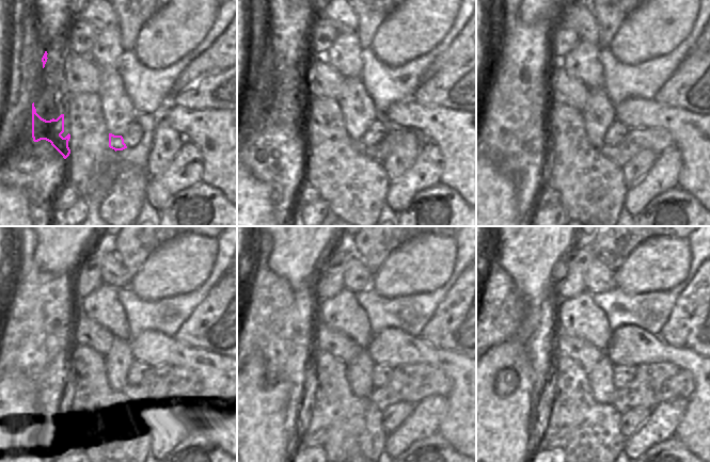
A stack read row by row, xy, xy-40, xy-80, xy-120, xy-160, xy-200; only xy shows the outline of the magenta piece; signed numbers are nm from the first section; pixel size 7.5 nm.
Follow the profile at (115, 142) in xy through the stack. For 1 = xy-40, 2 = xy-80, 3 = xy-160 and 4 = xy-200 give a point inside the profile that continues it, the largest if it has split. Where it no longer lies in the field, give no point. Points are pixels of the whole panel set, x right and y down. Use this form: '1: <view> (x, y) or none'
1: xy-40 (379, 152)
2: xy-80 (657, 140)
3: xy-160 (411, 384)
4: xy-200 (655, 383)

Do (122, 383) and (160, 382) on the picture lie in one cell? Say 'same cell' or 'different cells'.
different cells

